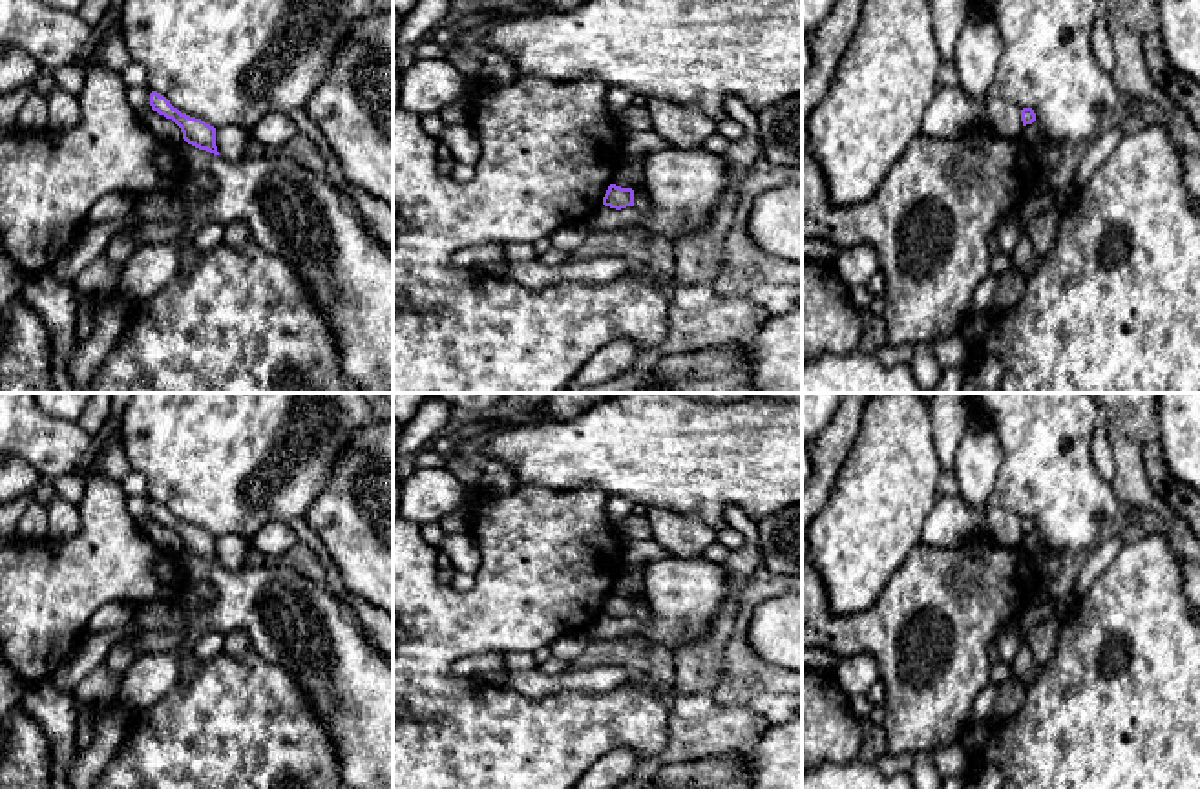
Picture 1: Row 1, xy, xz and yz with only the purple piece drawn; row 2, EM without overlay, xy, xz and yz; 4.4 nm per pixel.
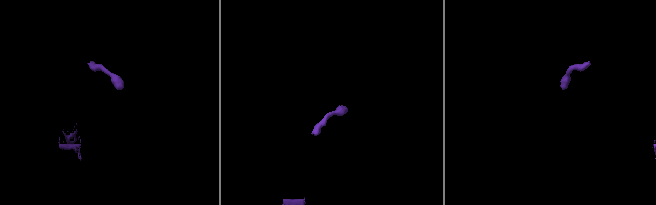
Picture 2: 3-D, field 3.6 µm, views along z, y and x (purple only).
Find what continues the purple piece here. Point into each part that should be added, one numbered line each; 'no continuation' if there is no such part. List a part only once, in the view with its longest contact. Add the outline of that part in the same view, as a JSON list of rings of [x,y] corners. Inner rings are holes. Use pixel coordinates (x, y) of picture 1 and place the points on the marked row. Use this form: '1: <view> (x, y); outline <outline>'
no continuation

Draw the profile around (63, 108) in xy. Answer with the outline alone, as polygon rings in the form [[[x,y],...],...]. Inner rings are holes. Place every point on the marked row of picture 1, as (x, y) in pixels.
[[[60,88],[53,89],[47,93],[47,117],[51,130],[66,132],[75,128],[80,121],[79,97]]]

